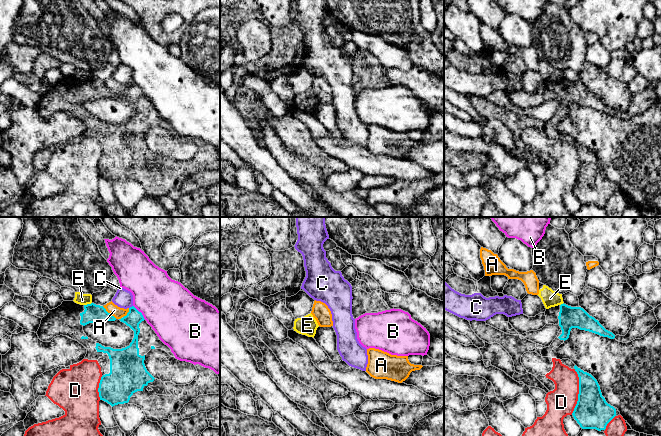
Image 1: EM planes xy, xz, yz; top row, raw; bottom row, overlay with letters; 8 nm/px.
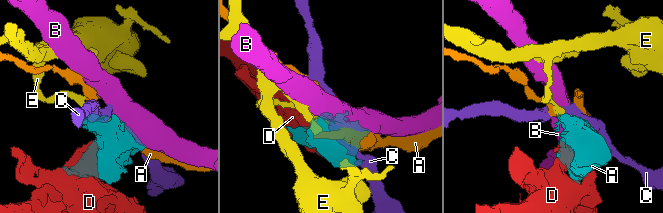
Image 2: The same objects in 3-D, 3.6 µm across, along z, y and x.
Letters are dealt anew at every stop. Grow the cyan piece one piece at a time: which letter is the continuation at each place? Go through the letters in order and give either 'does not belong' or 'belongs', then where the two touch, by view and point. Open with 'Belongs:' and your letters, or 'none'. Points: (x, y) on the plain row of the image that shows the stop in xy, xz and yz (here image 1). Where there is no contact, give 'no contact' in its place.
Belongs: none
A: does not belong; meets cyan in xy at (109, 89)
B: does not belong; meets cyan in xy at (140, 88)
C: does not belong; meets cyan in xy at (130, 83)
D: does not belong; meets cyan in yz at (579, 167)
E: does not belong; meets cyan in xy at (87, 80)

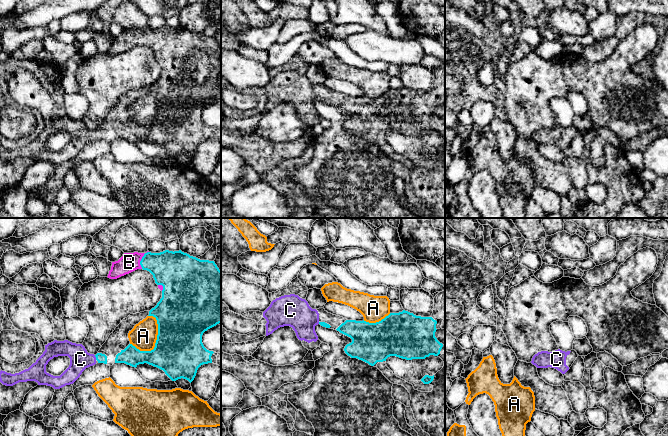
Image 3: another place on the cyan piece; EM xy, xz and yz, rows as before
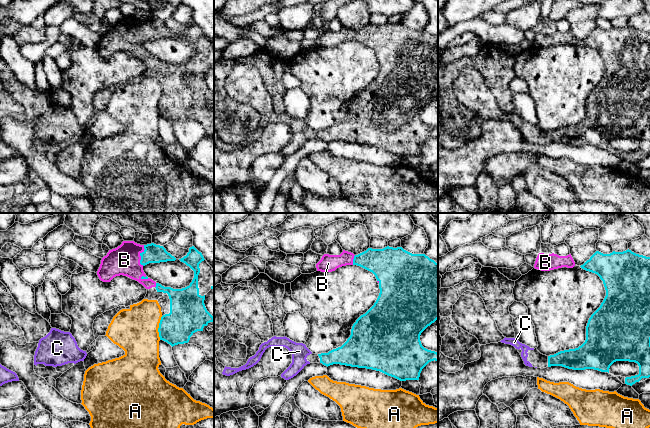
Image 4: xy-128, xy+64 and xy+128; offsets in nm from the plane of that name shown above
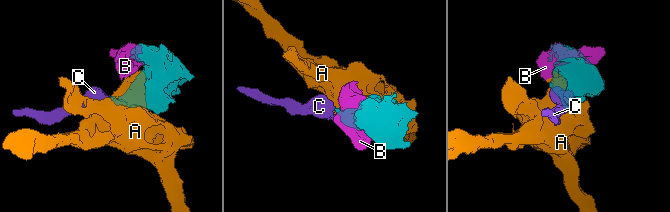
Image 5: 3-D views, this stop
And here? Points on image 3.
Belongs: B, C
A: does not belong; meets cyan in xy at (157, 114)
B: belongs; meets cyan in xy at (141, 35)
C: belongs; meets cyan in xy at (95, 132)

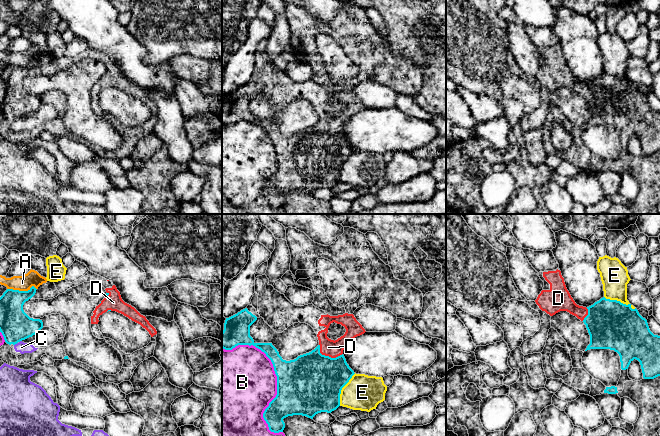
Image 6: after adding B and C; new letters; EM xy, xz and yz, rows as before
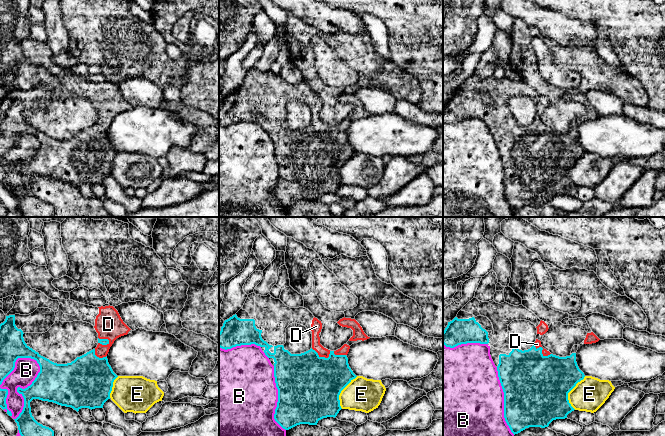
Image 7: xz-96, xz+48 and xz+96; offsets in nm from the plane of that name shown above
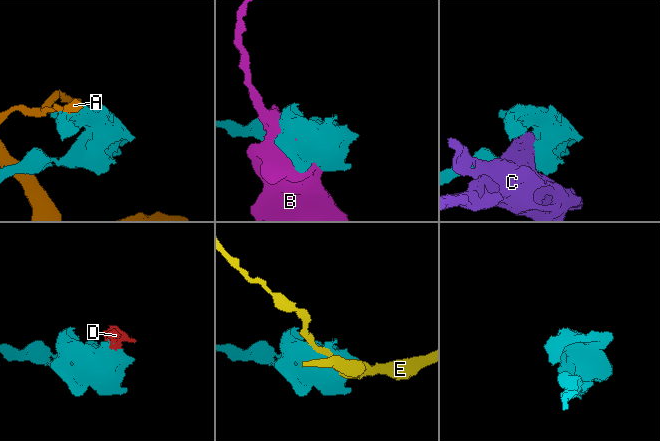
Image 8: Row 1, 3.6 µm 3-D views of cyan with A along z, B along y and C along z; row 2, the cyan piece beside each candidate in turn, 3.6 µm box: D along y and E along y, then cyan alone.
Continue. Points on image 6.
Belongs: D
A: does not belong; meets cyan in xy at (22, 67)
B: does not belong; meets cyan in xz at (277, 153)
C: does not belong; meets cyan in xy at (15, 119)
D: belongs; meets cyan in xz at (327, 132)
E: does not belong; meets cyan in xz at (341, 165)

